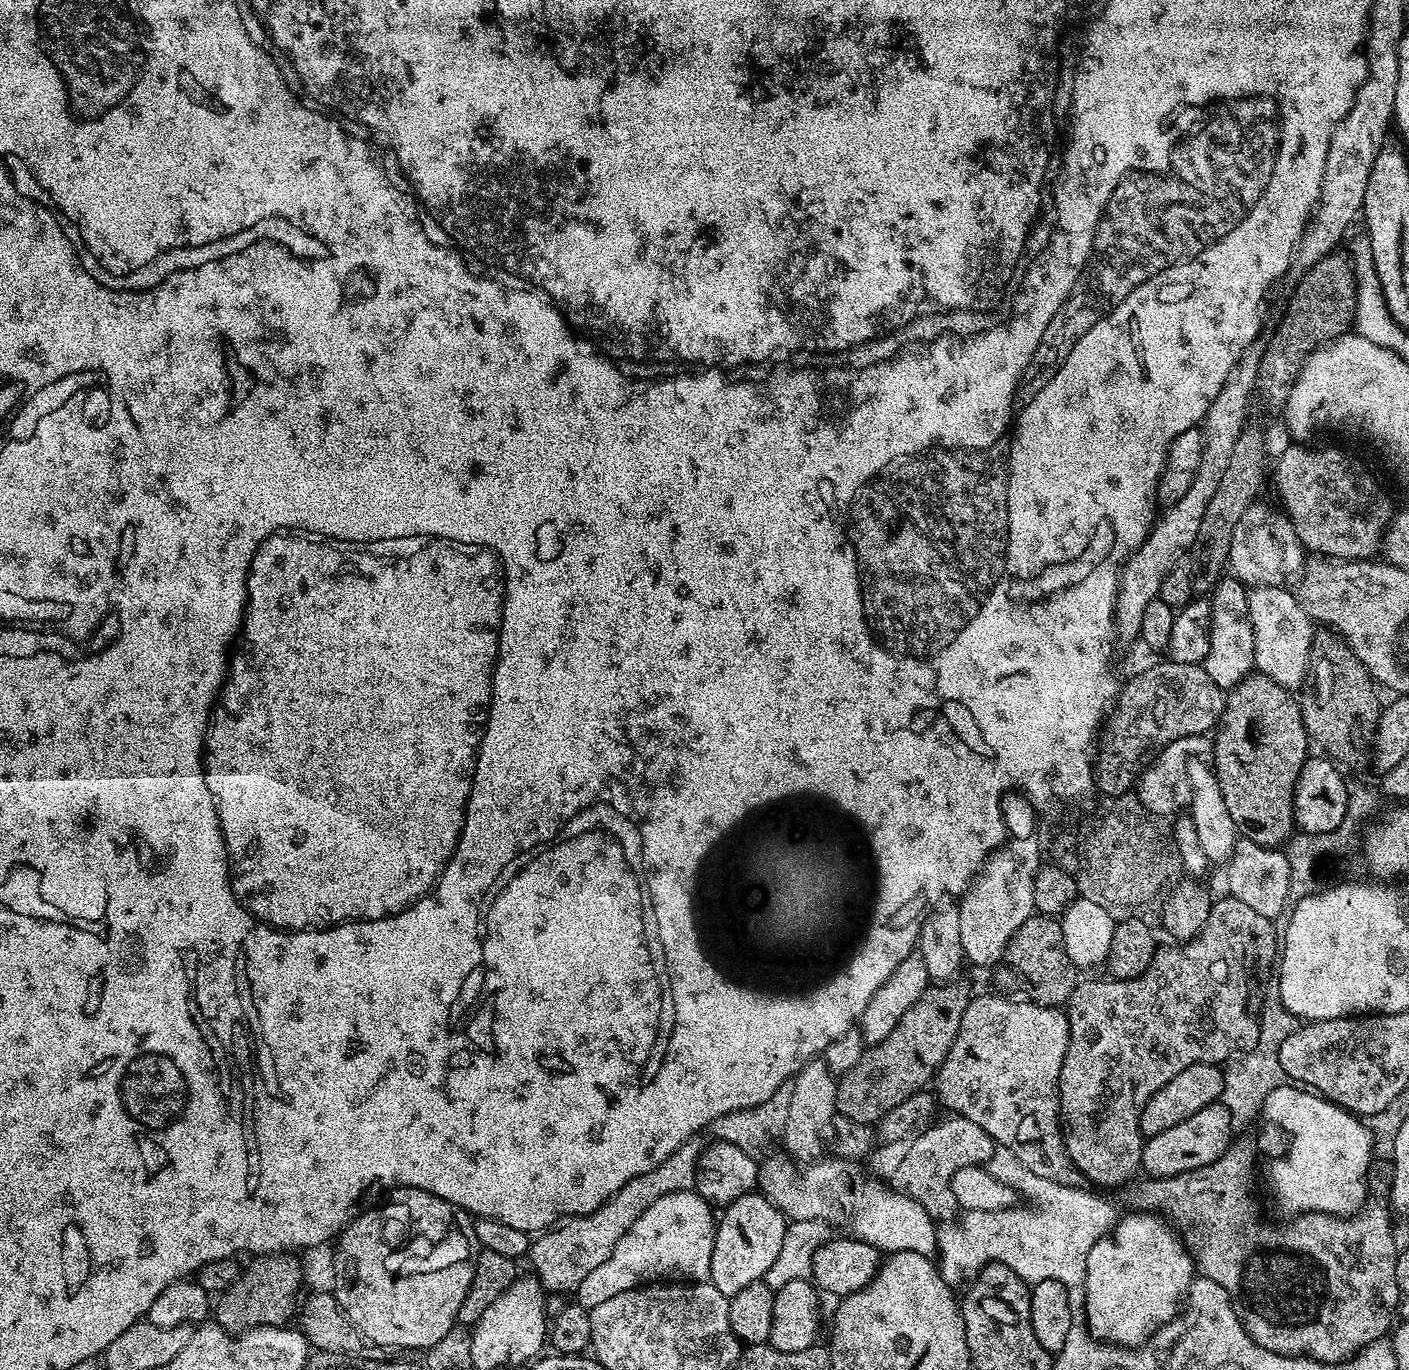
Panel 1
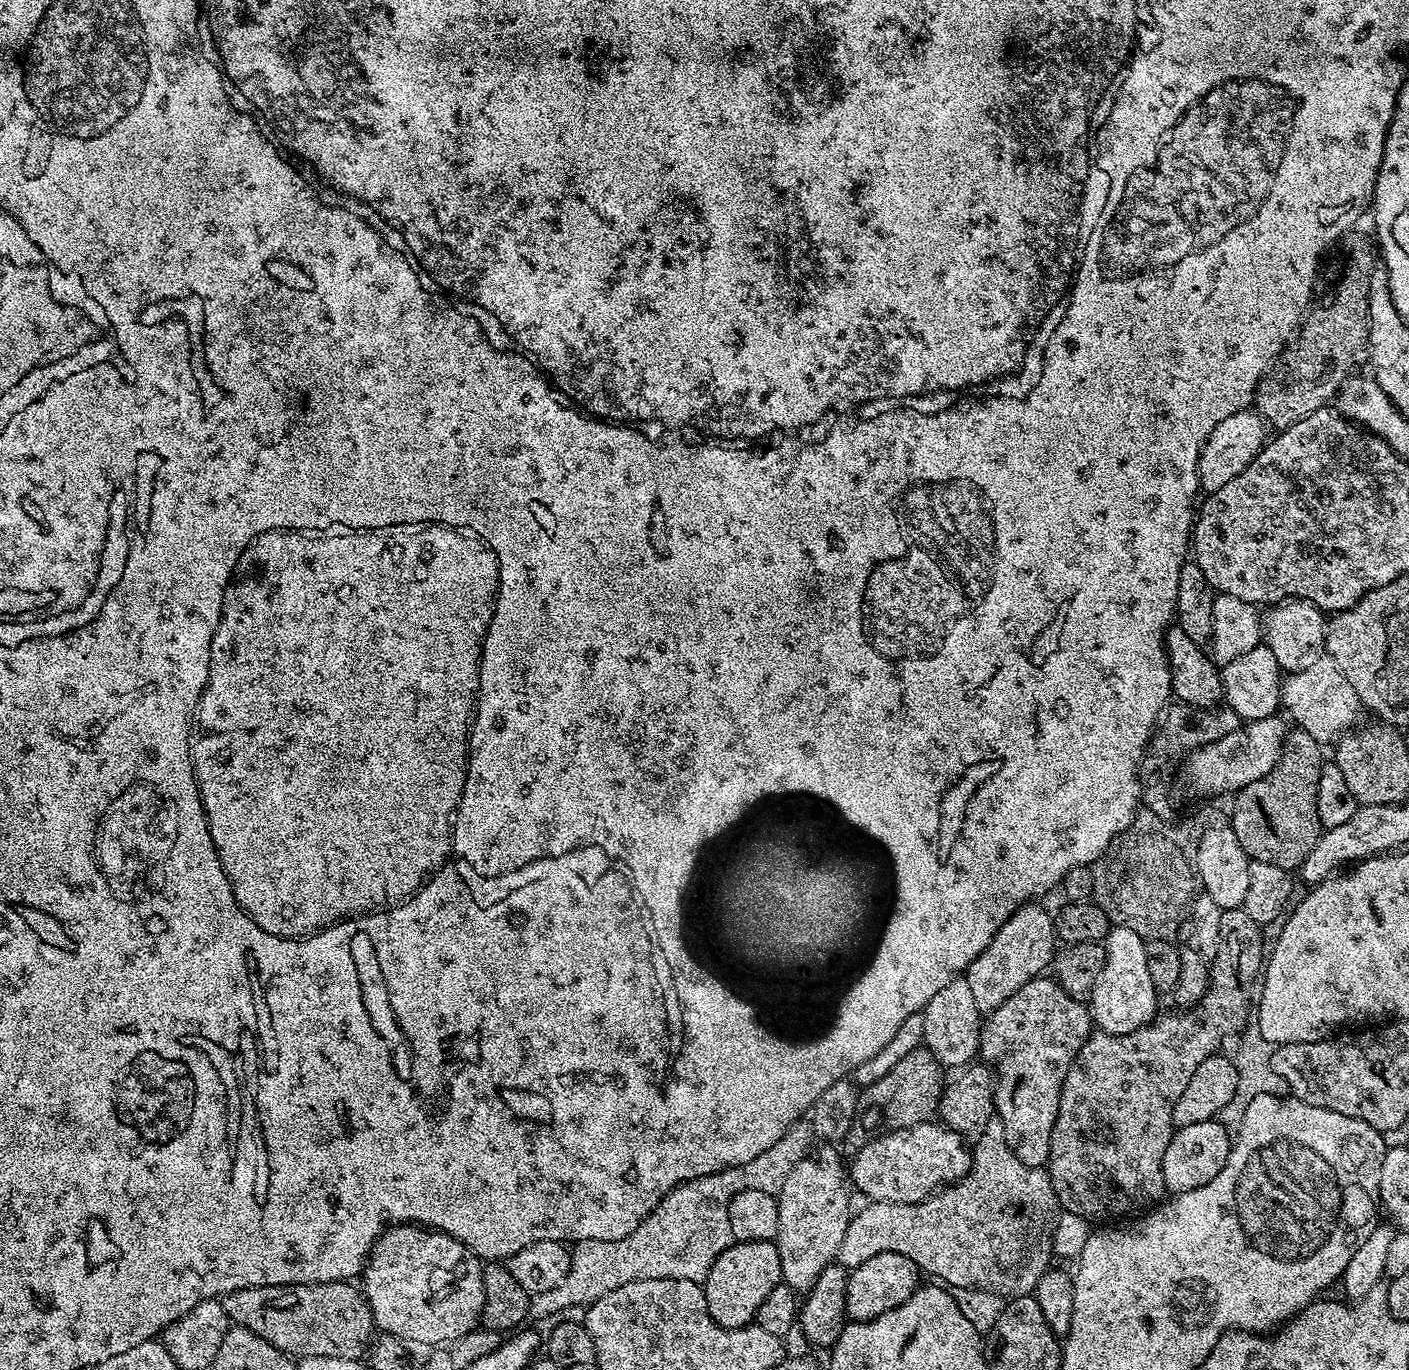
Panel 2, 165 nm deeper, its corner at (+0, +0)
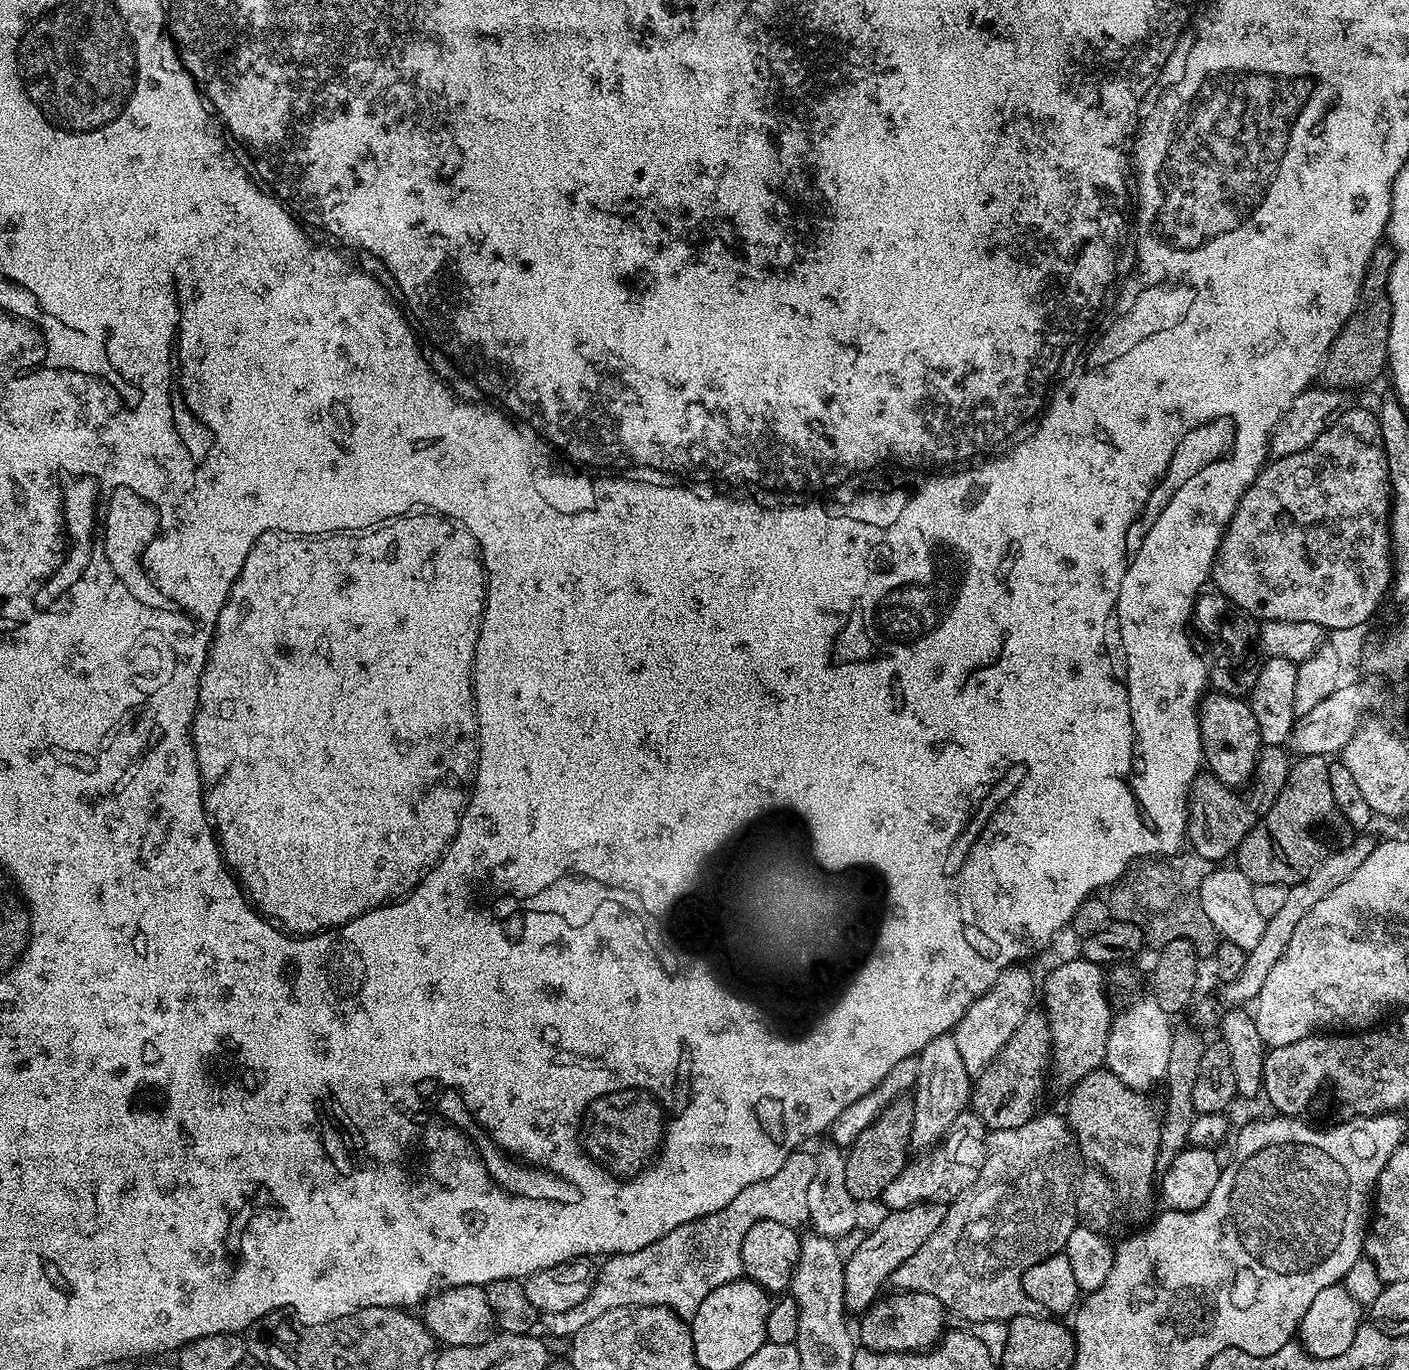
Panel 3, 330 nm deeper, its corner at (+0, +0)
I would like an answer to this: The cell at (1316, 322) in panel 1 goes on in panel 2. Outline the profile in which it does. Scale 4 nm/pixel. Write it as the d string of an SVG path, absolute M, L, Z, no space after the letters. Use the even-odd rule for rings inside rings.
M1352 230L1343 237L1342 245L1344 244L1344 269L1340 272L1340 277L1336 280L1336 289L1332 292L1332 301L1329 304L1324 304L1321 308L1313 307L1311 311L1305 315L1297 333L1288 341L1283 352L1276 357L1276 361L1272 363L1272 367L1264 373L1260 380L1260 385L1256 388L1254 397L1254 410L1264 420L1265 425L1271 426L1273 429L1283 430L1294 426L1294 422L1302 422L1302 418L1306 418L1306 414L1314 414L1314 410L1331 405L1337 399L1338 393L1345 380L1349 379L1357 371L1356 368L1360 363L1365 363L1368 360L1368 319L1370 318L1370 278L1374 278L1374 270L1378 267L1378 248L1374 243L1371 235L1363 236L1362 233Z

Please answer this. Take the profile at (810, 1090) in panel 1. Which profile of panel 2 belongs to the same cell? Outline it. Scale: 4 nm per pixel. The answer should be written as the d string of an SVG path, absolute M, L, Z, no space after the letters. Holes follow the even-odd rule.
M820 1147L824 1148L817 1150L816 1157L805 1158L790 1170L776 1202L778 1230L774 1243L780 1255L780 1275L783 1283L800 1294L807 1293L818 1274L833 1261L850 1219L845 1161L840 1161L832 1149L835 1147Z

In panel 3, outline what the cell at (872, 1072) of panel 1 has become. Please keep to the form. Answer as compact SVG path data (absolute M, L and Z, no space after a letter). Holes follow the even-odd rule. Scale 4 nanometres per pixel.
M901 1098L894 1101L880 1117L868 1127L862 1135L847 1149L846 1190L850 1190L857 1202L864 1200L879 1201L886 1186L898 1178L898 1174L909 1163L914 1130L914 1106L911 1099Z

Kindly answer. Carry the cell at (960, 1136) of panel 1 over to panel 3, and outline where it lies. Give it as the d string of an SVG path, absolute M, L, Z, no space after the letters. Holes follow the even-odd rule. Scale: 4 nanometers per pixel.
M1037 1114L1030 1122L1014 1126L1014 1130L989 1131L988 1157L980 1171L978 1188L992 1192L992 1208L963 1208L960 1202L945 1207L942 1226L918 1246L918 1254L911 1255L898 1266L891 1283L900 1290L917 1284L918 1292L934 1294L949 1313L957 1312L965 1322L1010 1321L1015 1316L1039 1313L1038 1302L1024 1293L1024 1275L1034 1262L1061 1255L1068 1245L1070 1234L1078 1227L1076 1189L1081 1175L1080 1147L1063 1115Z

